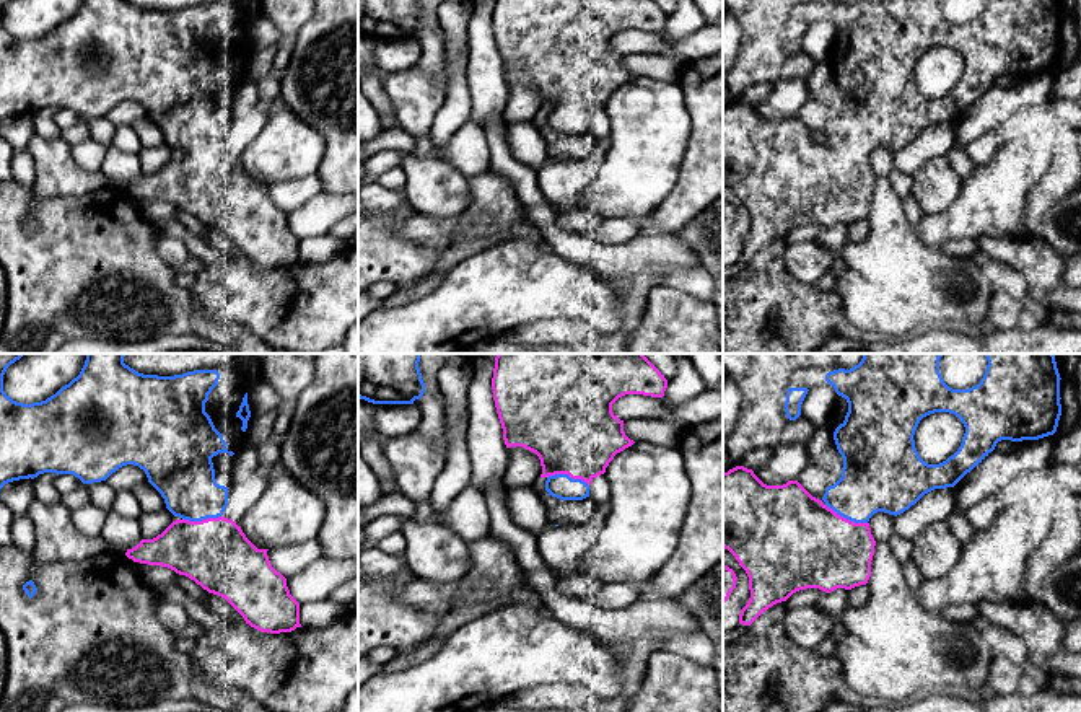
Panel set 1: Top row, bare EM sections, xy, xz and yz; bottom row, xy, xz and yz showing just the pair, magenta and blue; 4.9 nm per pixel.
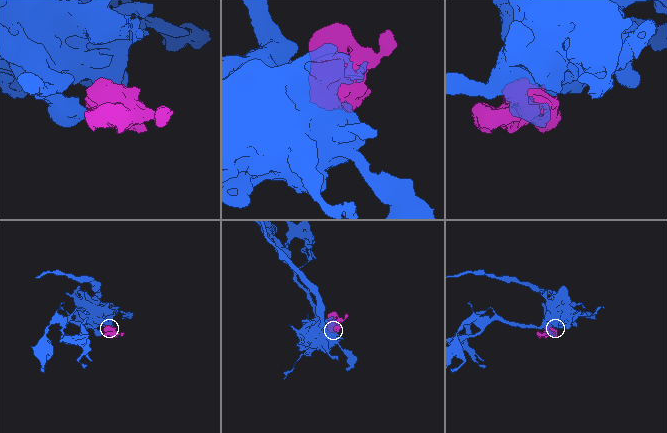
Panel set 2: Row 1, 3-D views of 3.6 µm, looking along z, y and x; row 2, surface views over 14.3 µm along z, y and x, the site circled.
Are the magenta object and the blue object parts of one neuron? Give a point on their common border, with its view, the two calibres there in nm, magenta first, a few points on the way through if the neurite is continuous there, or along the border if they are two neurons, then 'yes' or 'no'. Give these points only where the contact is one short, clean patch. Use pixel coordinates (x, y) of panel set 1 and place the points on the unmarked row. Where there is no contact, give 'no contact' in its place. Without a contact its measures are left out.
meets magenta in xz at (568, 109); 440 nm thick on the magenta side, 120 nm on the other; yes

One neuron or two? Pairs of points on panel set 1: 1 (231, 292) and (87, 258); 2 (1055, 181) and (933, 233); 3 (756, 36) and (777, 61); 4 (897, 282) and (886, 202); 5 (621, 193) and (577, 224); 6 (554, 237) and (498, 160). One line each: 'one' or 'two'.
1: two
2: two
3: one
4: one
5: two
6: one

